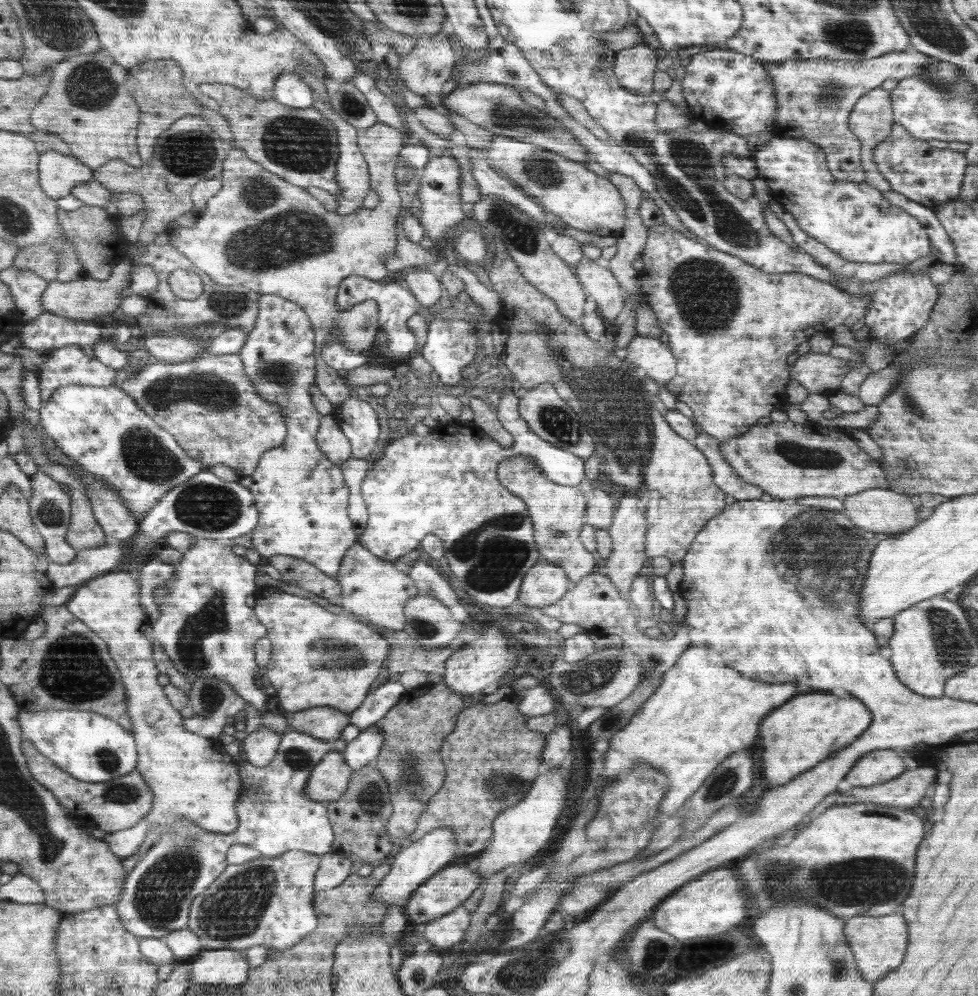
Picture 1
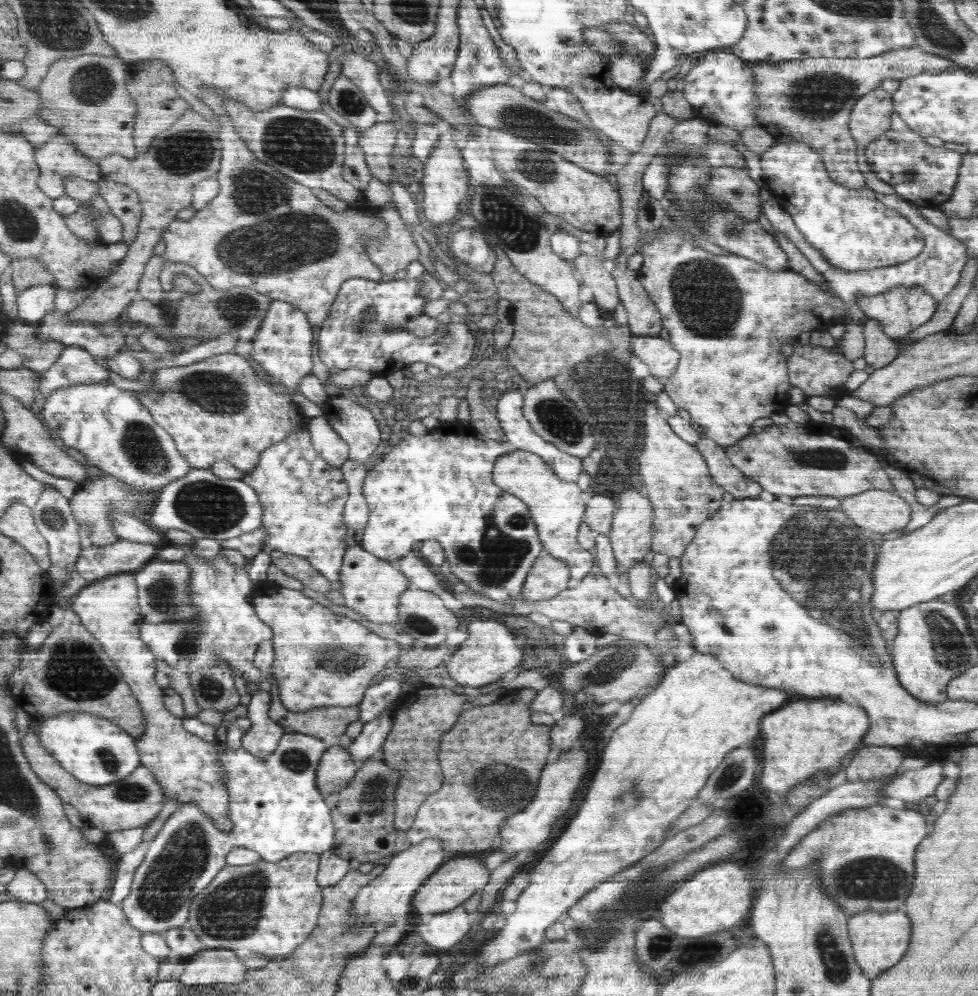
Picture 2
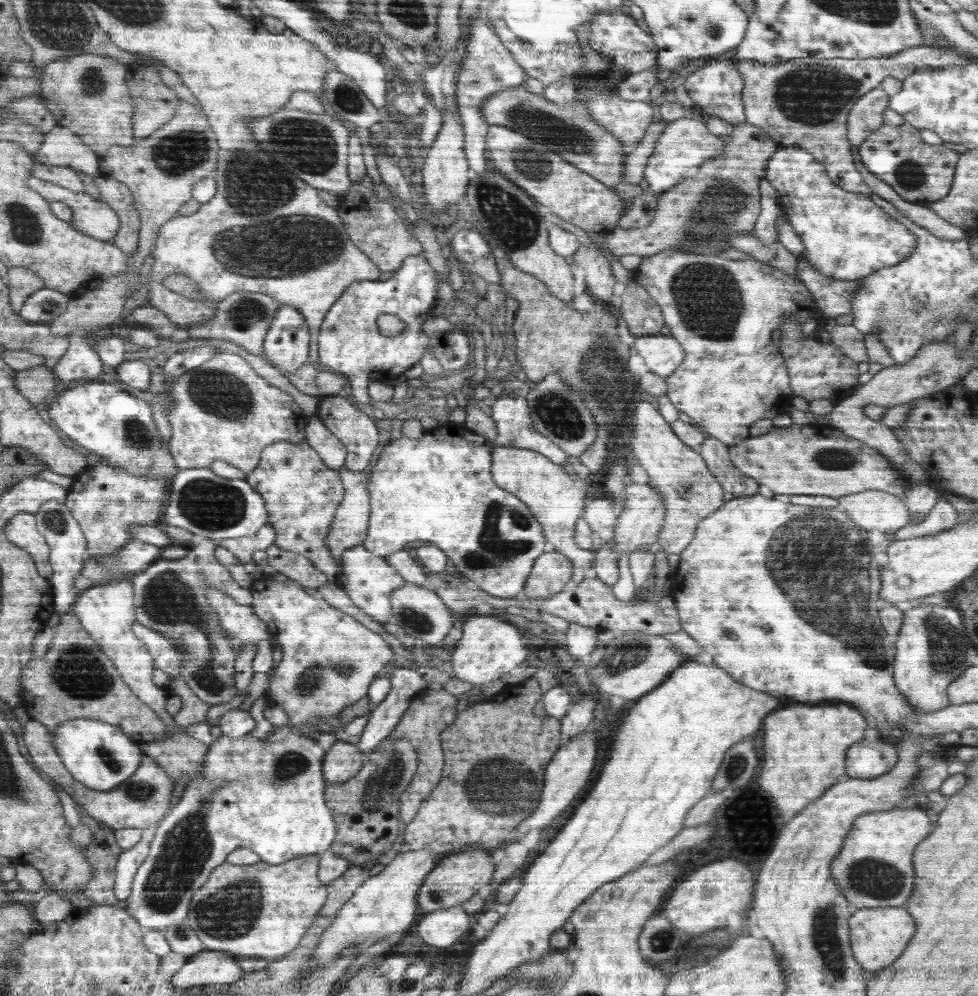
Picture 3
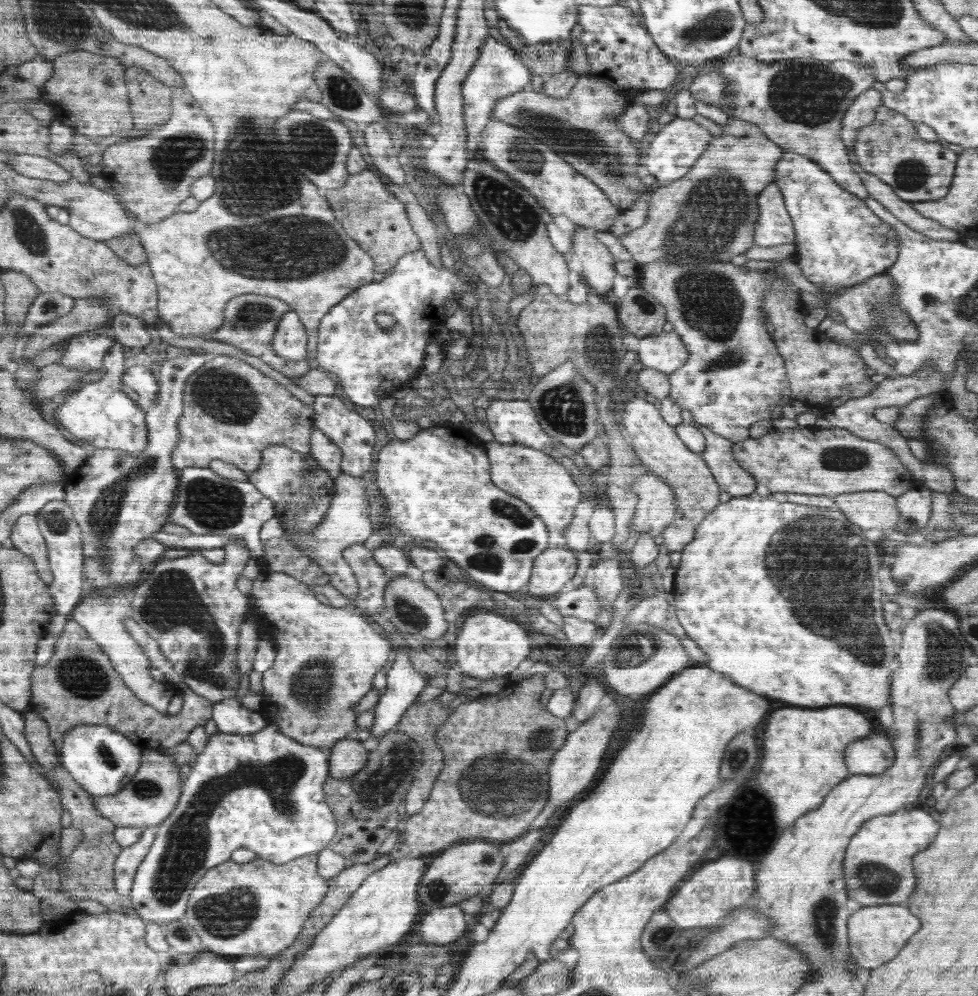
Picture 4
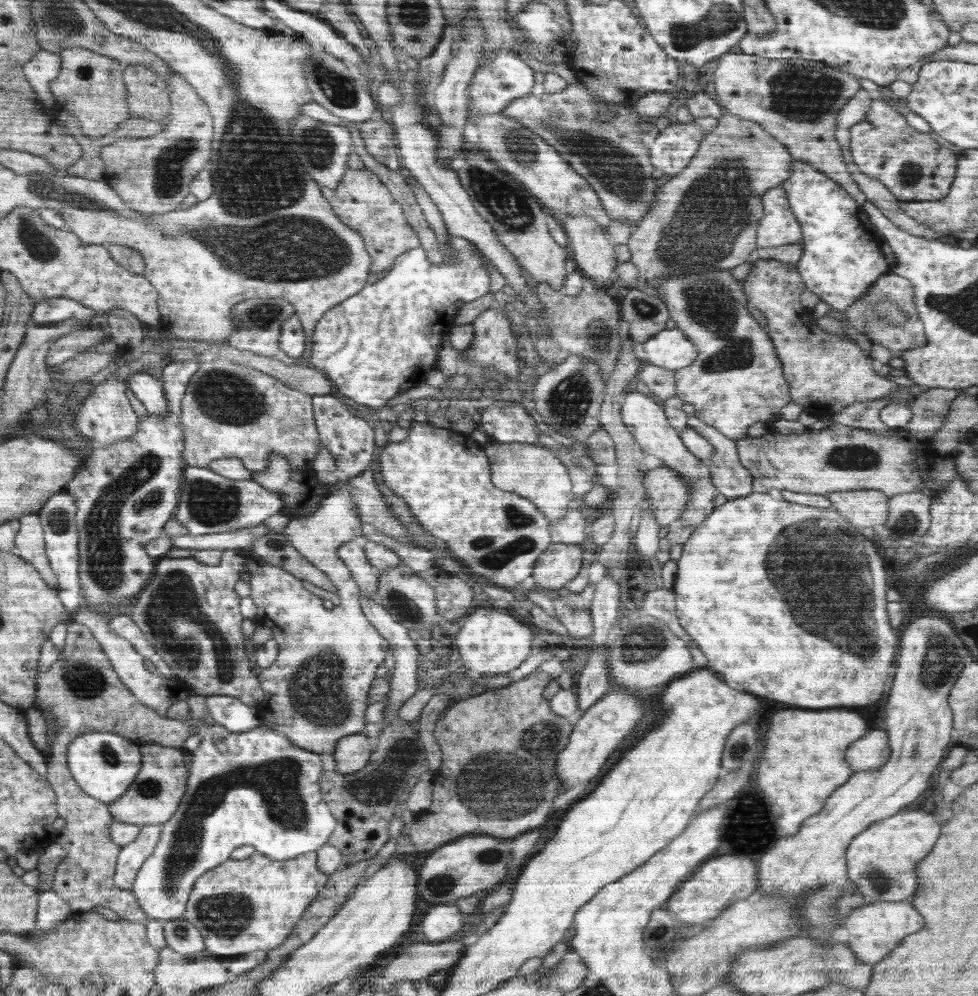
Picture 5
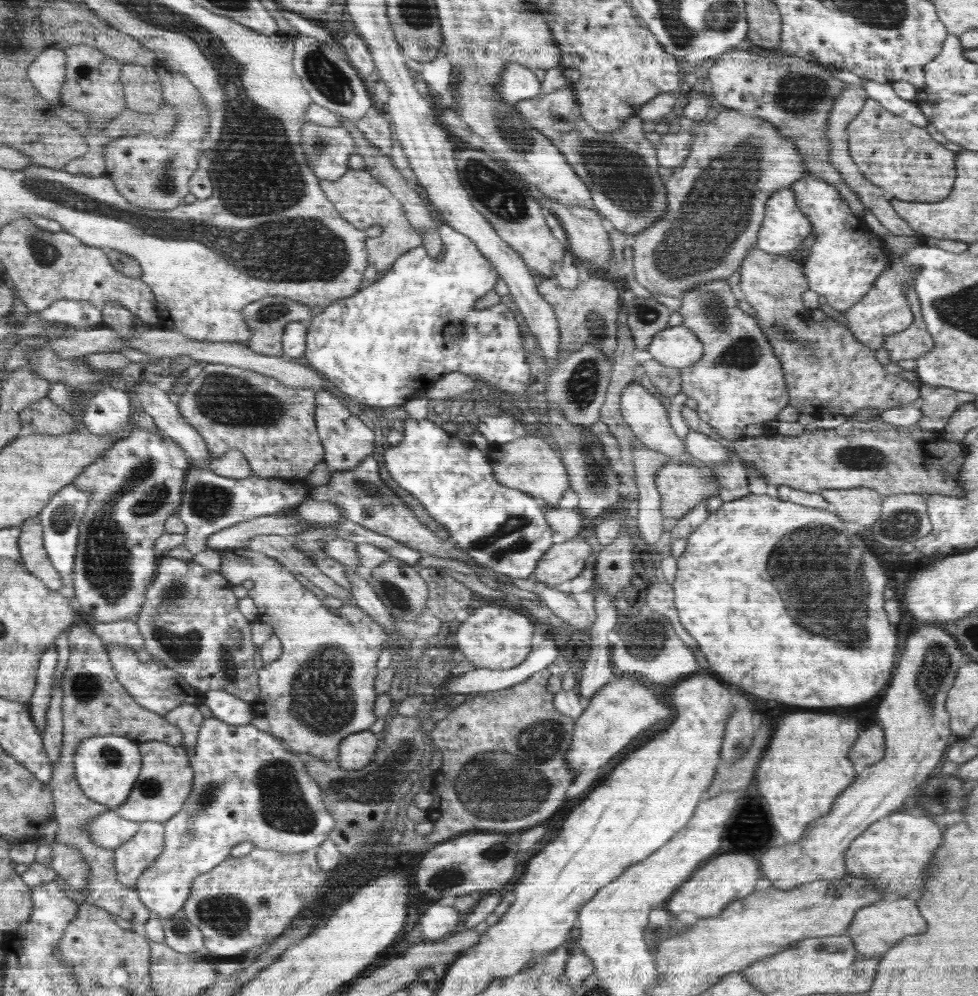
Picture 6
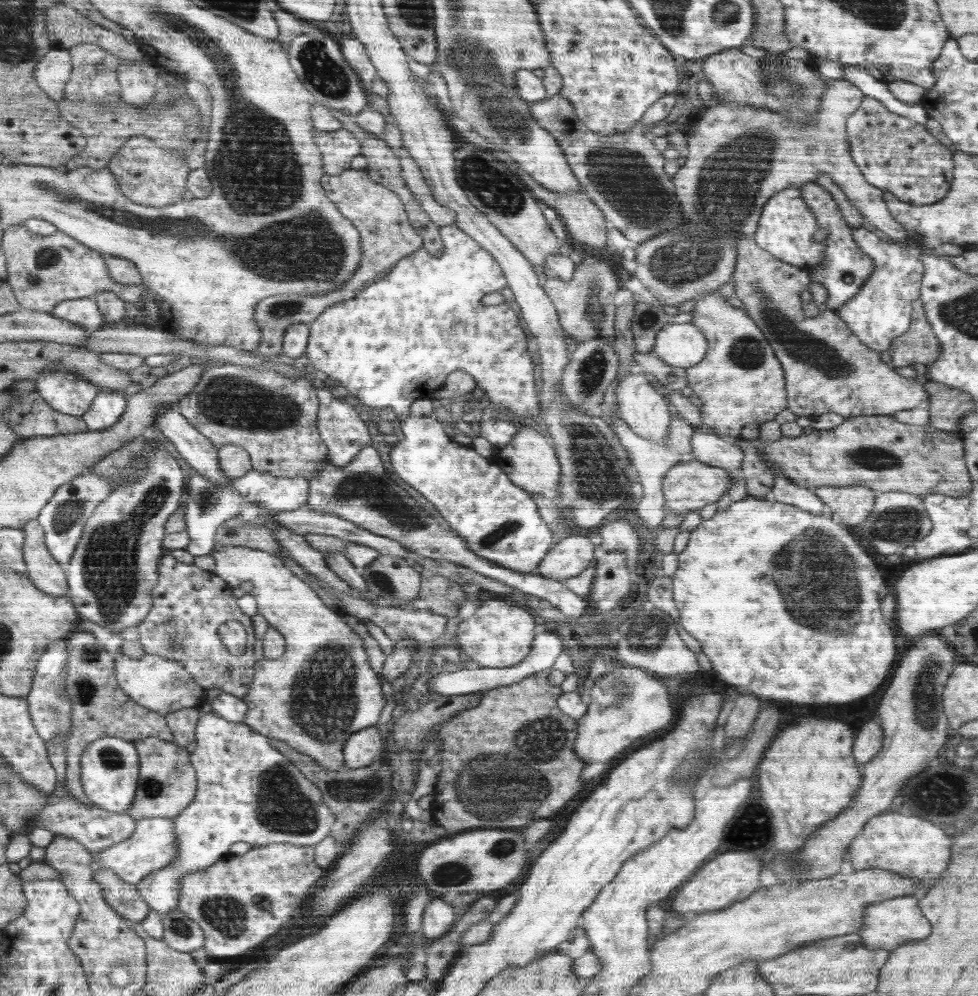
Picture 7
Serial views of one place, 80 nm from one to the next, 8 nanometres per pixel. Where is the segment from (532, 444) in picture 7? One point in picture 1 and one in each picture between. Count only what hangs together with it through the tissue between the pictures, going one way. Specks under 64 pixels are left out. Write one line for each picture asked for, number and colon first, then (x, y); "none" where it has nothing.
1: (556, 510)
2: (556, 506)
3: (553, 498)
4: (528, 473)
5: (531, 471)
6: (529, 465)

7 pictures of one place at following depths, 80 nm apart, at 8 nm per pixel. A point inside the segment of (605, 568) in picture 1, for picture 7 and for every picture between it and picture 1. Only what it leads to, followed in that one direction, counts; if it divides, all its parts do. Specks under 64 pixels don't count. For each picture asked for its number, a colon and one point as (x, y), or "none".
2: (631, 534)
3: (638, 525)
4: (656, 506)
5: (668, 495)
6: (682, 487)
7: (687, 487)

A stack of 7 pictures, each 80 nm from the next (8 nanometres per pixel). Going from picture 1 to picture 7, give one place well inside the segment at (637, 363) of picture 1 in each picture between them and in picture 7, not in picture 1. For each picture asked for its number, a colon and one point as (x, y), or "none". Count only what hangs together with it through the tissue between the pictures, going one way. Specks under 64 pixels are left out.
2: (661, 356)
3: (662, 354)
4: (665, 352)
5: (670, 348)
6: (678, 347)
7: (683, 345)

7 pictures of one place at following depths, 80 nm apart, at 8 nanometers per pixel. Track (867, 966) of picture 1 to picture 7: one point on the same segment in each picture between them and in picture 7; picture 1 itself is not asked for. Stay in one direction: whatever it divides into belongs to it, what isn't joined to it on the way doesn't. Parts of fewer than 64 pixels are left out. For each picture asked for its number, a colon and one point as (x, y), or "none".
2: (879, 939)
3: (878, 936)
4: (876, 934)
5: (874, 930)
6: (875, 929)
7: (887, 925)

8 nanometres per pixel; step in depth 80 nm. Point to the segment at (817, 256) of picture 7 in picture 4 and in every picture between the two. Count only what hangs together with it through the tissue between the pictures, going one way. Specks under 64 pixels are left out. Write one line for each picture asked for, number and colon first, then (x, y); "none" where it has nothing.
4: (774, 226)
5: (778, 226)
6: (783, 229)

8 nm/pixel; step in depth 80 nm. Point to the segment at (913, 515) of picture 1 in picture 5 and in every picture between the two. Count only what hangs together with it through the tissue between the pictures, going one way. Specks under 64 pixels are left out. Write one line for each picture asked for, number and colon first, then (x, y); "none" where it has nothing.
2: (880, 511)
3: (872, 510)
4: (869, 509)
5: (867, 508)

